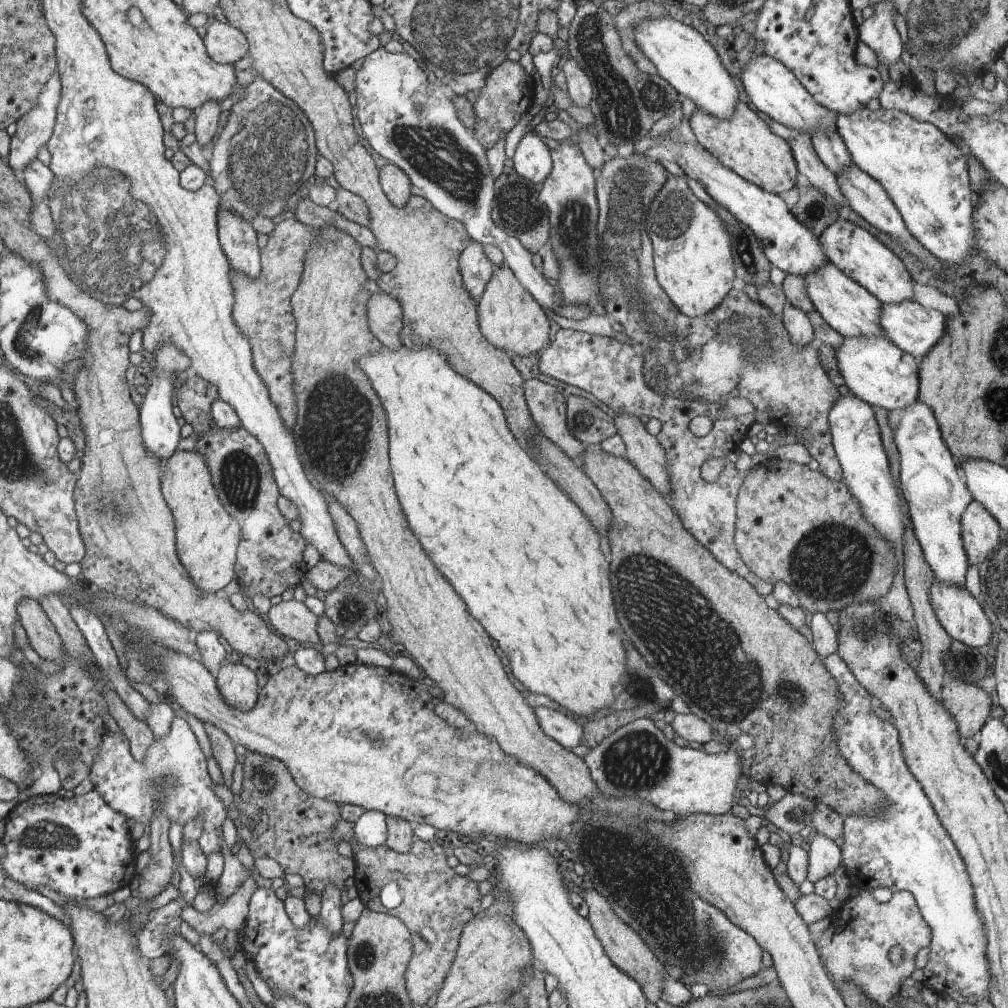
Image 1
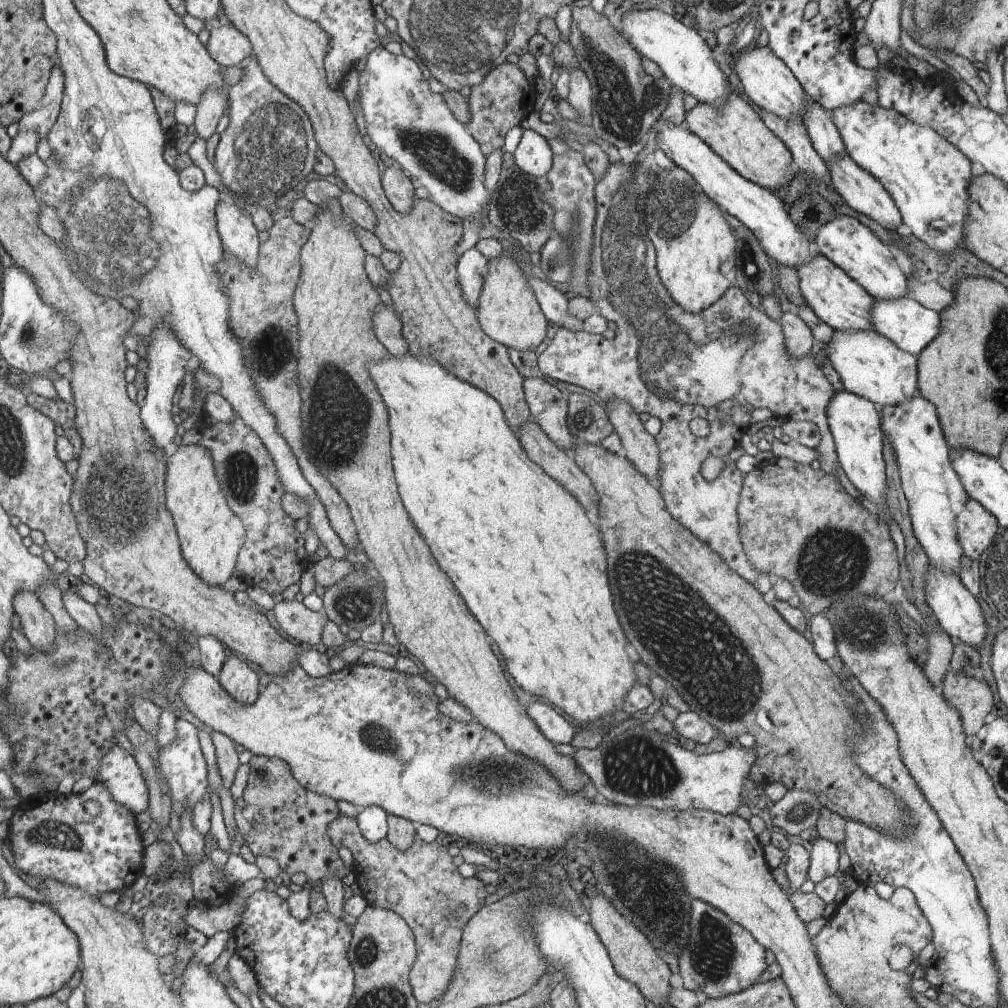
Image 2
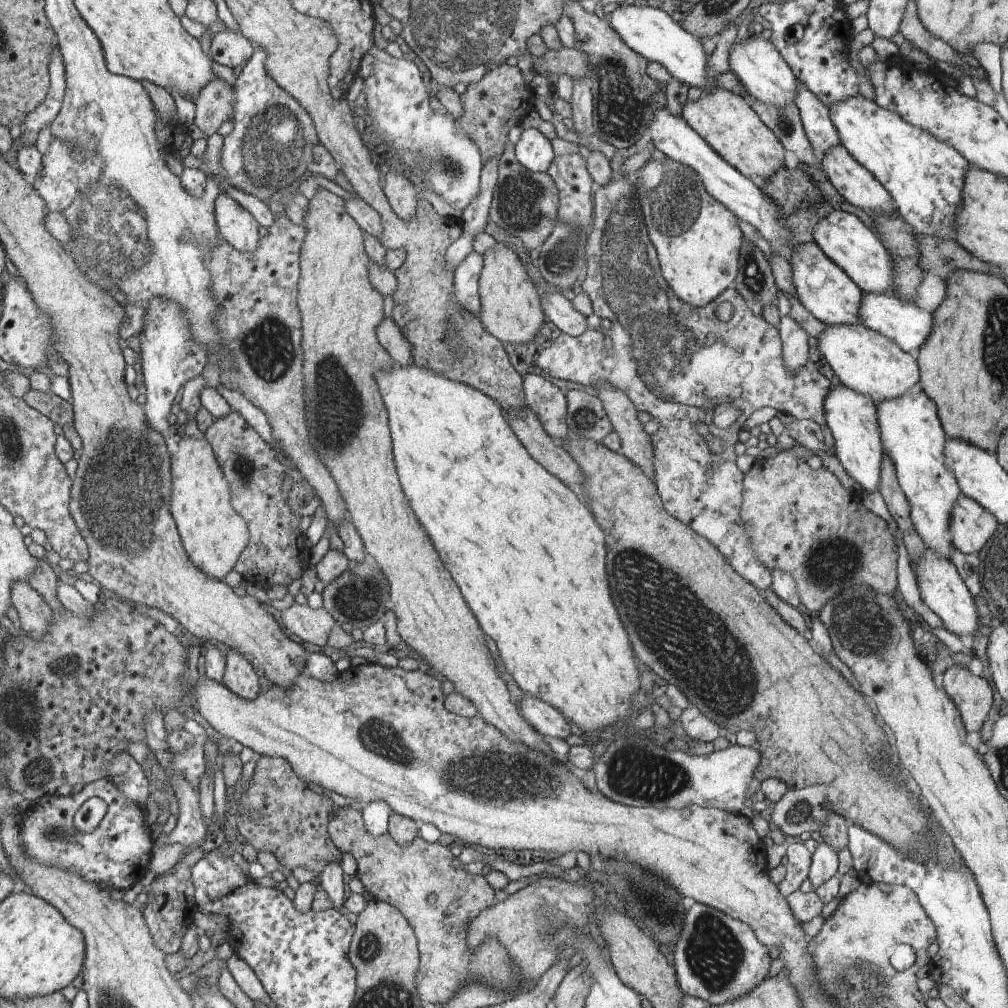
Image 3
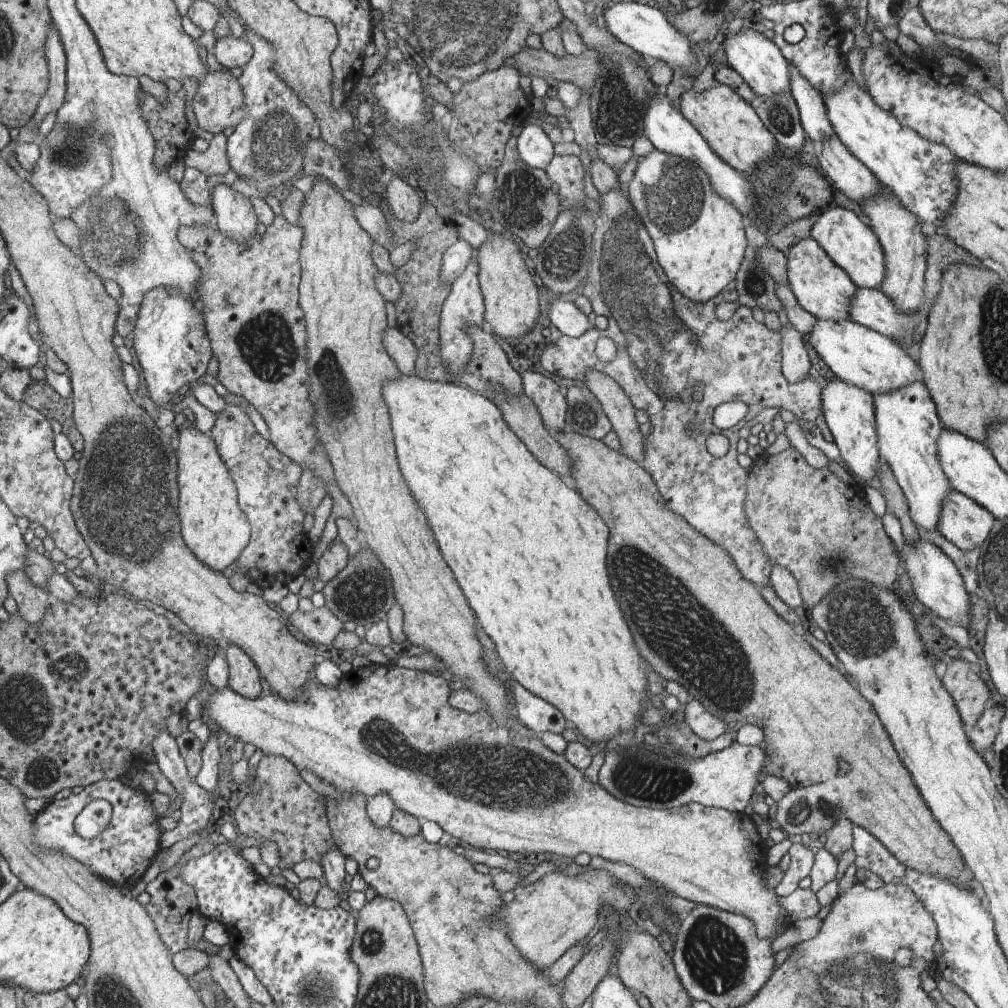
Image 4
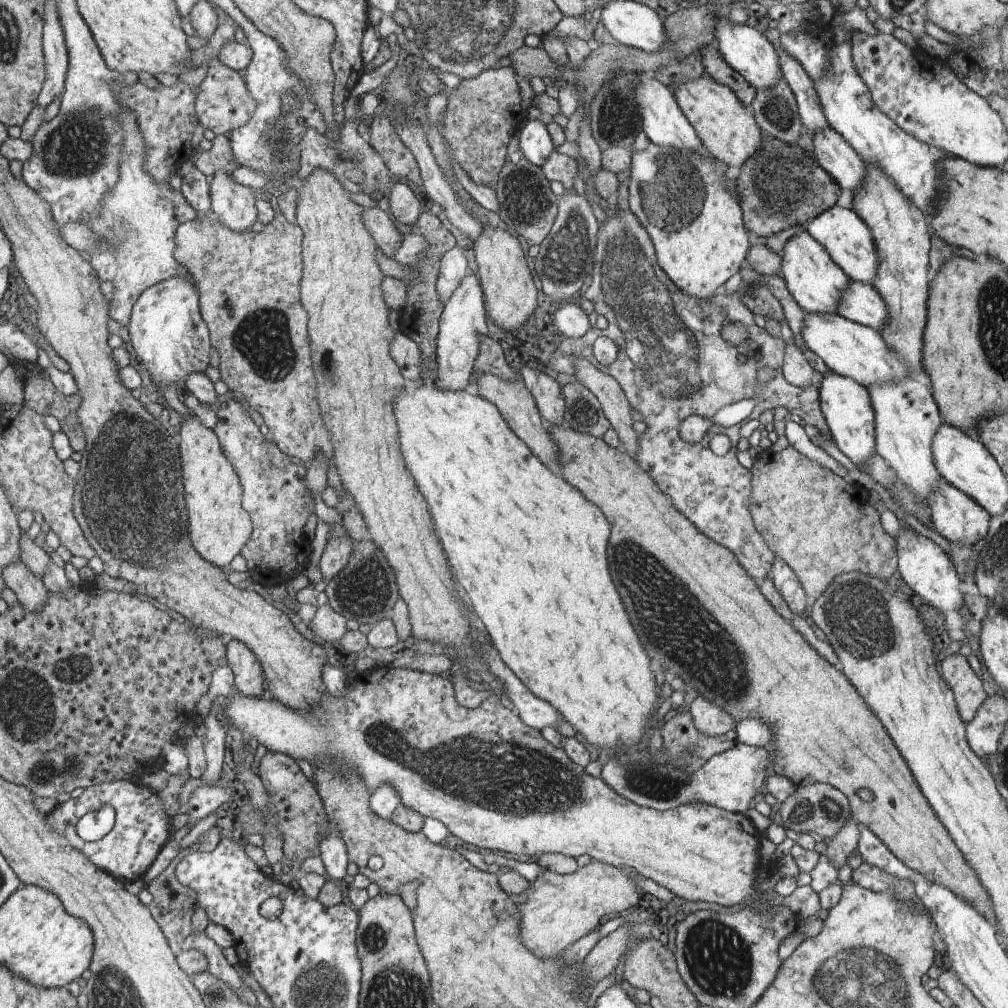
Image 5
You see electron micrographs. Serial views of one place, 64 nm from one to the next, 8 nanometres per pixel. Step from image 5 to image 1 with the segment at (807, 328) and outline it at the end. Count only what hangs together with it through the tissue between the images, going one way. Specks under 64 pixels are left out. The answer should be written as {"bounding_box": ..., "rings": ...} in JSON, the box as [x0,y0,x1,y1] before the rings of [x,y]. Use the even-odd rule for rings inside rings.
{"bounding_box":[835,337,919,411],"rings":[[[886,337],[845,339],[835,350],[838,367],[850,392],[872,407],[894,411],[917,402],[919,396],[919,360],[896,347]]]}

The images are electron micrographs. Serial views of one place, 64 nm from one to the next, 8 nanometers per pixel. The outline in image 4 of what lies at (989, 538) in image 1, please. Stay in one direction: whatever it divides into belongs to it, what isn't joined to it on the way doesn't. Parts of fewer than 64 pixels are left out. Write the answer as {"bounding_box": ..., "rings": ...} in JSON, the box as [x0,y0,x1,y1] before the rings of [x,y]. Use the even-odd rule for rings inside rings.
{"bounding_box":[938,489,996,552],"rings":[[[953,489],[944,498],[938,531],[960,550],[968,552],[988,540],[996,519],[975,500]]]}

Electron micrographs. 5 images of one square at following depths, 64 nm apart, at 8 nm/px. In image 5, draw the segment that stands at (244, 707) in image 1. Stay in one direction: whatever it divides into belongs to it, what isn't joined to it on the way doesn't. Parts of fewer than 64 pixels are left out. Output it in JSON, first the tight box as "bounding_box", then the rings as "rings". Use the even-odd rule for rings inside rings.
{"bounding_box":[227,638,264,697],"rings":[[[232,638],[227,646],[227,657],[236,688],[246,697],[259,697],[264,686],[264,676],[256,654],[242,640]]]}

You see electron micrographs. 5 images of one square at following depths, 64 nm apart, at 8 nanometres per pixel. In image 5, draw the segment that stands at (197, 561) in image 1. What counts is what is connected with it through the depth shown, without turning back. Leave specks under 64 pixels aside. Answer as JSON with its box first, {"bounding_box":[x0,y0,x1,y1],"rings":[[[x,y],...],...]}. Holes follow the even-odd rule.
{"bounding_box":[180,412,253,568],"rings":[[[191,412],[180,431],[183,454],[184,488],[187,489],[188,534],[200,556],[222,568],[241,554],[253,531],[250,515],[242,506],[242,482],[232,462],[224,456],[218,436],[212,428],[204,428]]]}

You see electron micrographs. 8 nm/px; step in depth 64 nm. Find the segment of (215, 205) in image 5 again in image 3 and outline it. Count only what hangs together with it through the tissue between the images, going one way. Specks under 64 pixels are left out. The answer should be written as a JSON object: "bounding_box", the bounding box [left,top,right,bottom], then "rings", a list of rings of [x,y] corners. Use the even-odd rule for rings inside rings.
{"bounding_box":[216,192,259,252],"rings":[[[224,192],[216,199],[216,224],[222,238],[240,252],[254,252],[259,246],[258,221]]]}

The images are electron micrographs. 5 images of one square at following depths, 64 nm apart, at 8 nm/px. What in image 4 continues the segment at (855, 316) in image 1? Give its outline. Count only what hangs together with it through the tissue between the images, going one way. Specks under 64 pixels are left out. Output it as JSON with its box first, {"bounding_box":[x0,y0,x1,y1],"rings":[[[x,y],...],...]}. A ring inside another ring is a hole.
{"bounding_box":[786,237,856,320],"rings":[[[806,237],[788,250],[786,274],[798,304],[817,319],[844,320],[854,298],[856,285],[812,237]]]}

